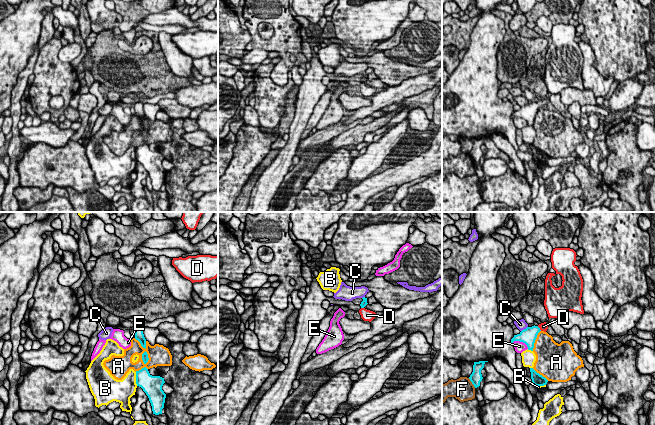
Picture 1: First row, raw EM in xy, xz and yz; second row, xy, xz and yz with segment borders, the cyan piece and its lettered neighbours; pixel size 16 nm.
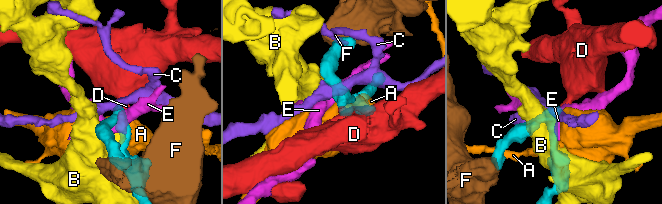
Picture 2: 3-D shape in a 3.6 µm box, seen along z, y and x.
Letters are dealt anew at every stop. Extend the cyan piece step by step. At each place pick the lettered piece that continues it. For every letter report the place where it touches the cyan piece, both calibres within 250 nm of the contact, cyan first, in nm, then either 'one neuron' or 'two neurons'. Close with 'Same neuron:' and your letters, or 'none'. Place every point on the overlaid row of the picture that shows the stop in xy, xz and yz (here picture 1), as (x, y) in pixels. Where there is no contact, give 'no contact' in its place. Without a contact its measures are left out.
A: meets cyan in xy at (145, 351); 100 nm thick on the cyan side, 340 nm on the other; two neurons
B: meets cyan in xy at (136, 379); 300 nm thick on the cyan side, 340 nm on the other; two neurons
C: meets cyan in yz at (524, 329); 260 nm thick on the cyan side, 160 nm on the other; two neurons
D: meets cyan in yz at (539, 328); 260 nm thick on the cyan side, 130 nm on the other; one neuron
E: meets cyan in yz at (521, 341); 260 nm thick on the cyan side, 160 nm on the other; two neurons
F: meets cyan in yz at (472, 383); 190 nm thick on the cyan side, 360 nm on the other; two neurons
Same neuron: D

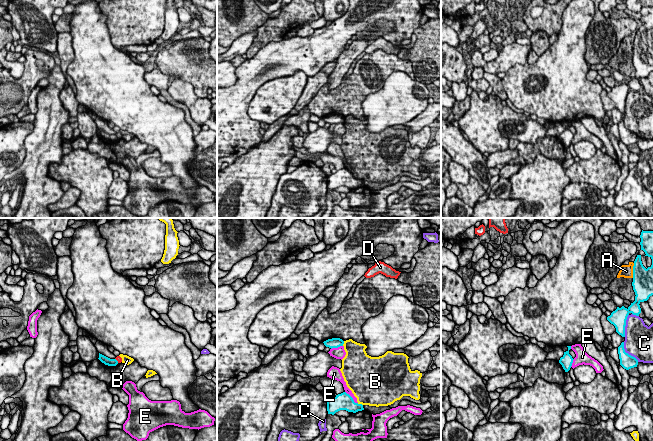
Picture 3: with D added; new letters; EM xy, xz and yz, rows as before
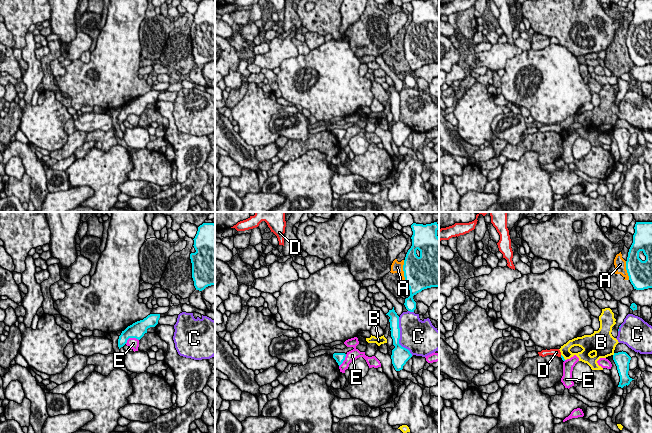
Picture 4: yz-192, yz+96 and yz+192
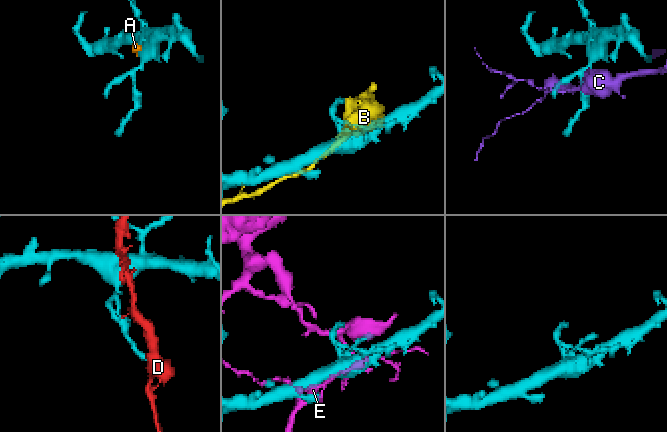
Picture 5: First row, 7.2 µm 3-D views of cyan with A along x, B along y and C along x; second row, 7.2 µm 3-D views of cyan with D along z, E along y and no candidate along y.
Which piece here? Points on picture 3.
A: meets cyan in yz at (633, 270); 320 nm thick on the cyan side, 220 nm on the other; two neurons
B: meets cyan in xz at (360, 404); 260 nm thick on the cyan side, 440 nm on the other; two neurons
C: meets cyan in yz at (627, 353); 240 nm thick on the cyan side, 460 nm on the other; two neurons
D: meets cyan in xy at (116, 360); 130 nm thick on the cyan side, 90 nm on the other; two neurons
E: meets cyan in xz at (352, 398); 280 nm thick on the cyan side, 90 nm on the other; two neurons
Same neuron: none

